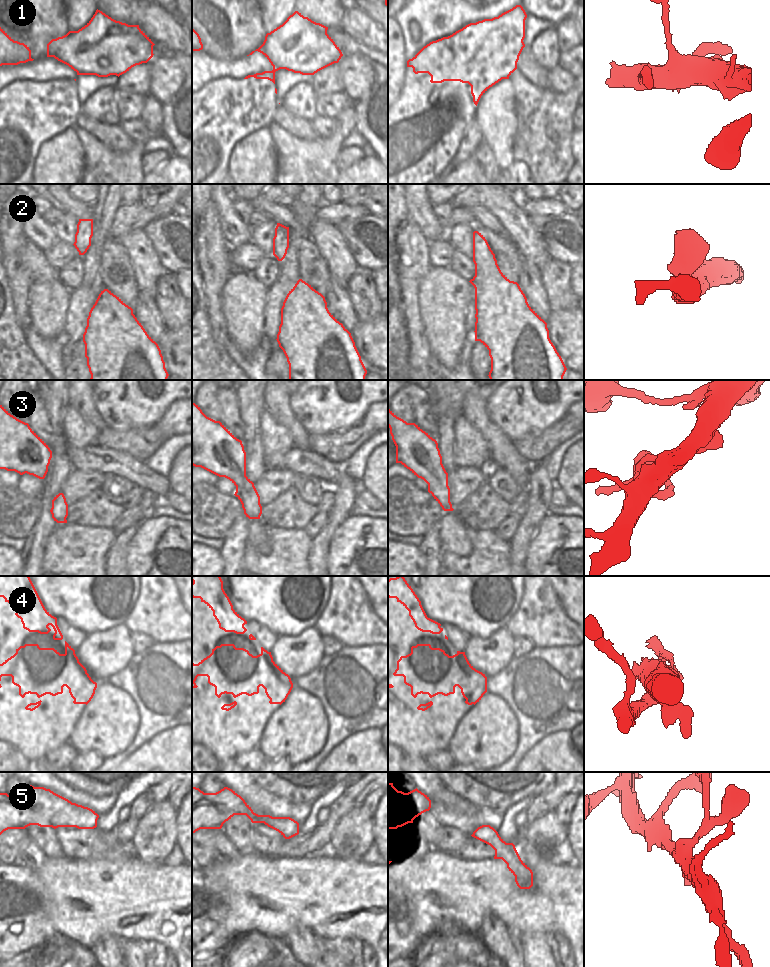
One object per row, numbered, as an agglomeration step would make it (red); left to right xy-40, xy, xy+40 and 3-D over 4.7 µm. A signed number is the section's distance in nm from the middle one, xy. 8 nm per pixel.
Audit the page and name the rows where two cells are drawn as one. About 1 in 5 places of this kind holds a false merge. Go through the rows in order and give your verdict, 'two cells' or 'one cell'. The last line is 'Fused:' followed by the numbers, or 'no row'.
1: one cell
2: one cell
3: one cell
4: two cells
5: one cell
Fused: 4

